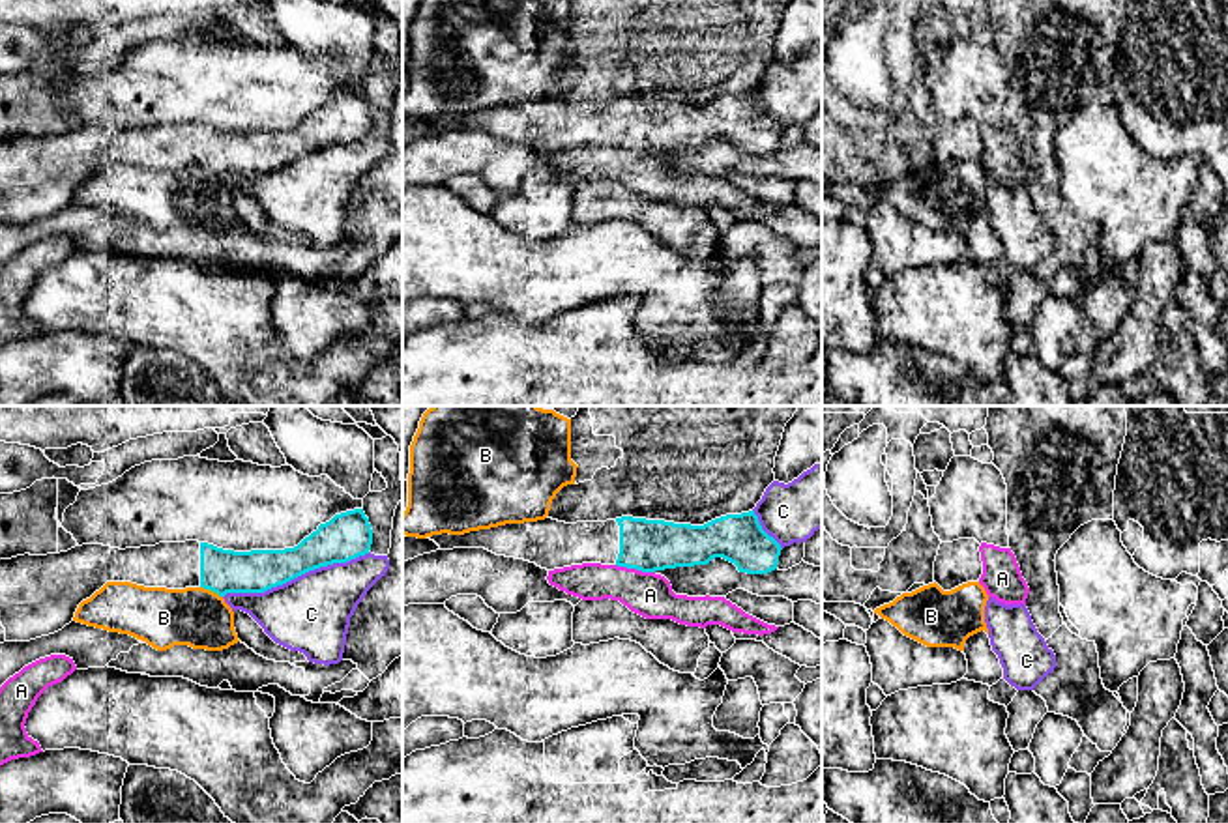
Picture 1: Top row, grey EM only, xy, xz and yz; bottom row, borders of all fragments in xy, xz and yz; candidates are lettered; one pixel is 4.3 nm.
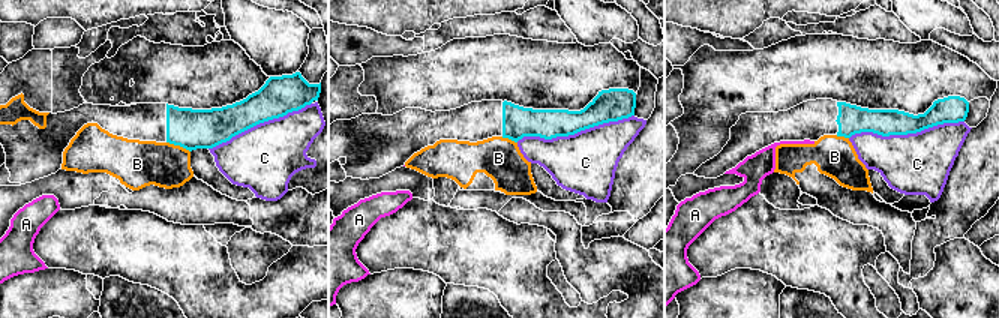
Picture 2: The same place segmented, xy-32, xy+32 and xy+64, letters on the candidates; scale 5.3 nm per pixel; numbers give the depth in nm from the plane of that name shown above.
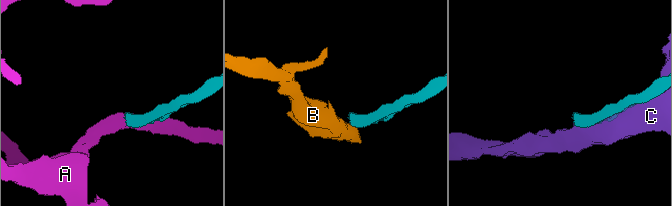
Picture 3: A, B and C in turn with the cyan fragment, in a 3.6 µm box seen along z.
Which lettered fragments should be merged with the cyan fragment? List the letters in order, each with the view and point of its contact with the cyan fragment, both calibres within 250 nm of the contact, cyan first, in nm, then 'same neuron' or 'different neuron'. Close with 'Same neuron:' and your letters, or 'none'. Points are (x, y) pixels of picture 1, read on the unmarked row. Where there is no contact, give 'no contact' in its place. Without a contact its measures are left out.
A: contact xz (635, 148); calibres 220 and 190 nm; different neuron
B: contact xy (212, 171); calibres 190 and 260 nm; different neuron
C: contact xy (296, 158); calibres 190 and 340 nm; different neuron
Same neuron: none

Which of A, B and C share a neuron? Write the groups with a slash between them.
A / B / C

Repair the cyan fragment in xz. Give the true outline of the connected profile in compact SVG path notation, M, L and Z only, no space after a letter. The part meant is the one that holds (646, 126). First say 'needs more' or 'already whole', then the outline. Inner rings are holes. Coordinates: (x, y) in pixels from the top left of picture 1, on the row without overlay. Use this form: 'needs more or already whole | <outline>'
needs more | M754 92L726 95L704 107L633 97L577 105L545 99L537 103L505 105L464 116L442 114L427 120L434 122L440 131L485 129L496 137L524 140L547 152L582 144L601 144L655 153L676 148L708 146L711 140L723 138L734 144L739 153L768 155L777 150L782 131L781 125L762 110Z

